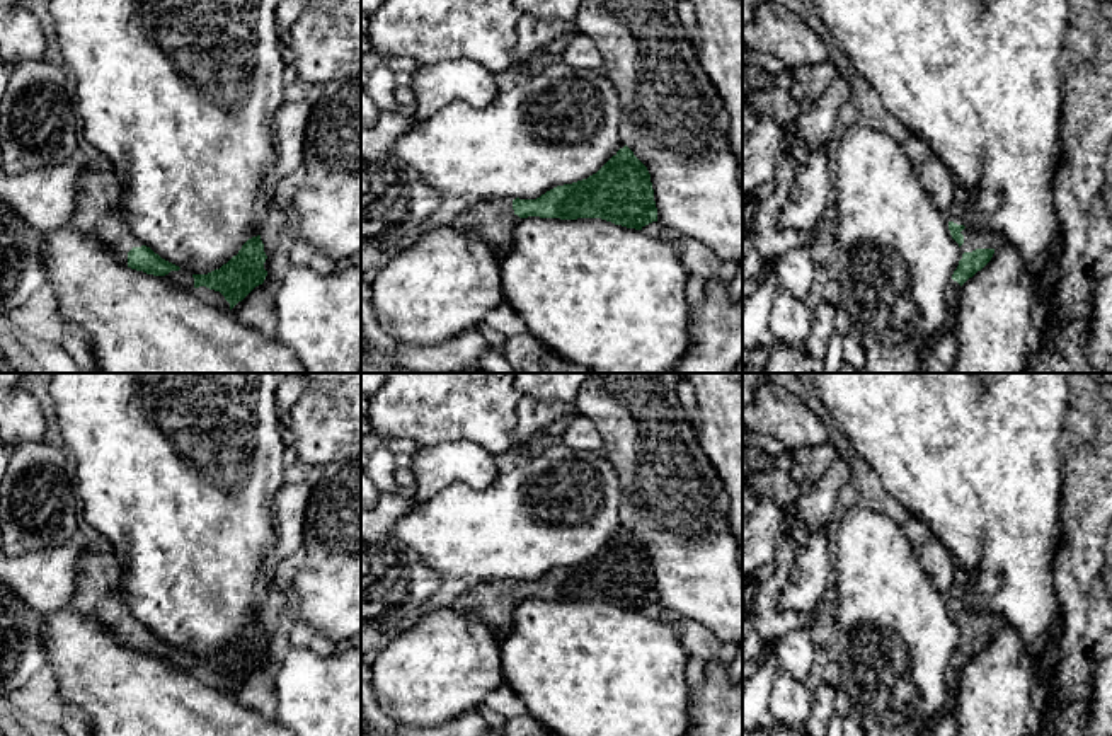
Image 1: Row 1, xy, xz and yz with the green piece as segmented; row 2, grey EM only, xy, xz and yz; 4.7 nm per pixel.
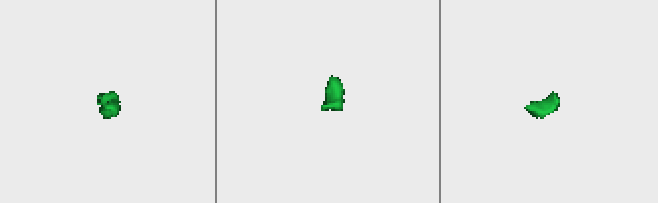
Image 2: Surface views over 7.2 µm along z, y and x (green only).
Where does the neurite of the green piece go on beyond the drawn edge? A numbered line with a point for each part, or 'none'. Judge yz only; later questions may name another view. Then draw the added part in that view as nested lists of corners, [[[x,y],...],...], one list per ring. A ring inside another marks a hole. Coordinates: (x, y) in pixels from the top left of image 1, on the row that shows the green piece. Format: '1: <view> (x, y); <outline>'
1: yz (973, 239); [[[960,189],[959,199],[954,203],[950,211],[947,213],[947,221],[954,221],[957,225],[964,225],[966,228],[960,232],[964,235],[964,244],[960,245],[960,259],[964,252],[972,252],[976,249],[994,249],[1000,239],[988,232],[979,232],[967,225],[966,221],[967,210],[967,191]]]

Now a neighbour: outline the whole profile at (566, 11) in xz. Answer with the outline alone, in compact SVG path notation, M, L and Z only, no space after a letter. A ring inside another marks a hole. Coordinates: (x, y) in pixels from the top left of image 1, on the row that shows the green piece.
M514 0L524 15L570 22L584 0Z

